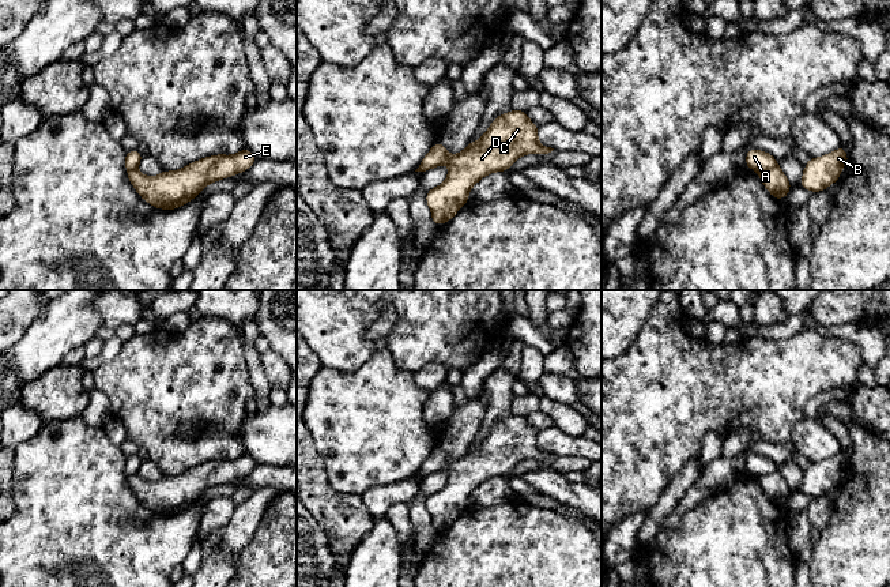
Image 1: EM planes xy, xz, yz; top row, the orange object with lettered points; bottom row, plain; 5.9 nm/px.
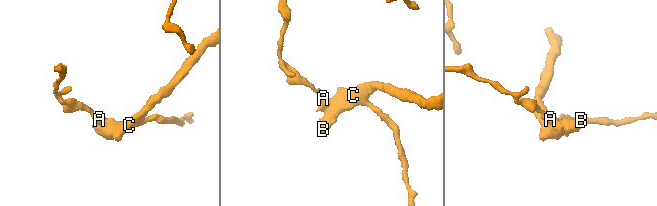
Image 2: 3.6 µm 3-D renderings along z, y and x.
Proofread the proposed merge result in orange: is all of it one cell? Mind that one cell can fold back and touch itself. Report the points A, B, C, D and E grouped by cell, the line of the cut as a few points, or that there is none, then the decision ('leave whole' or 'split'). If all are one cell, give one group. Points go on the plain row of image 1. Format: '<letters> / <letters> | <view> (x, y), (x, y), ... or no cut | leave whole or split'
A / B C D E | yz (776, 469), (758, 477) | split

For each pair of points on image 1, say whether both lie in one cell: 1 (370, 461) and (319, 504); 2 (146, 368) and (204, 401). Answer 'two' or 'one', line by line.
1: two
2: one

